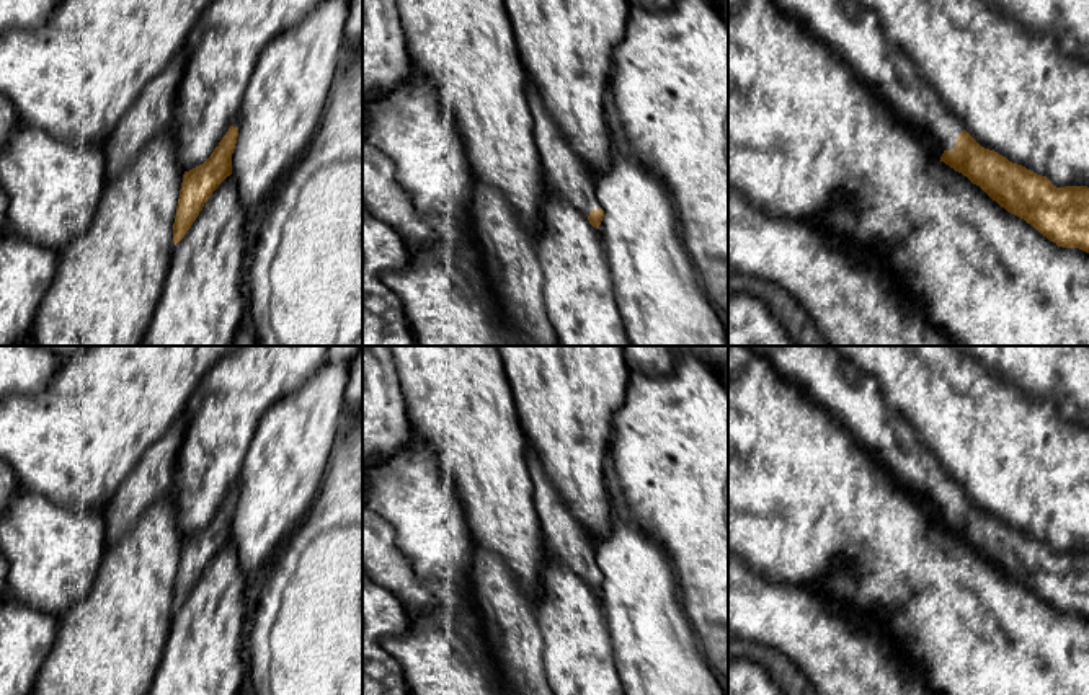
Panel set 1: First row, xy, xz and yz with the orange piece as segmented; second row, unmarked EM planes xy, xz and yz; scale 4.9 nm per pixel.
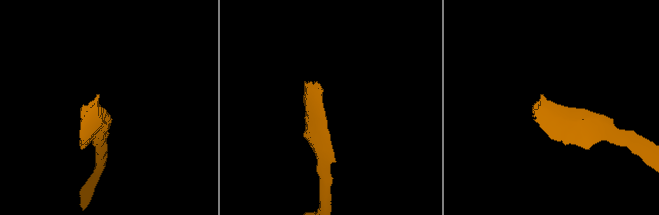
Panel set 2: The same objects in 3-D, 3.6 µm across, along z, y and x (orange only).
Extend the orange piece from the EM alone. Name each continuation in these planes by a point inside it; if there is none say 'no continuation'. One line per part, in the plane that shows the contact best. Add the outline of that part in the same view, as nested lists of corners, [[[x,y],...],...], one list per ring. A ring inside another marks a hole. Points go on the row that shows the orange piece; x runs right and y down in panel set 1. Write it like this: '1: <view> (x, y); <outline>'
1: yz (853, 31); [[[774,0],[810,34],[828,44],[852,73],[921,139],[931,155],[952,150],[963,122],[887,39],[878,16],[856,0]]]

